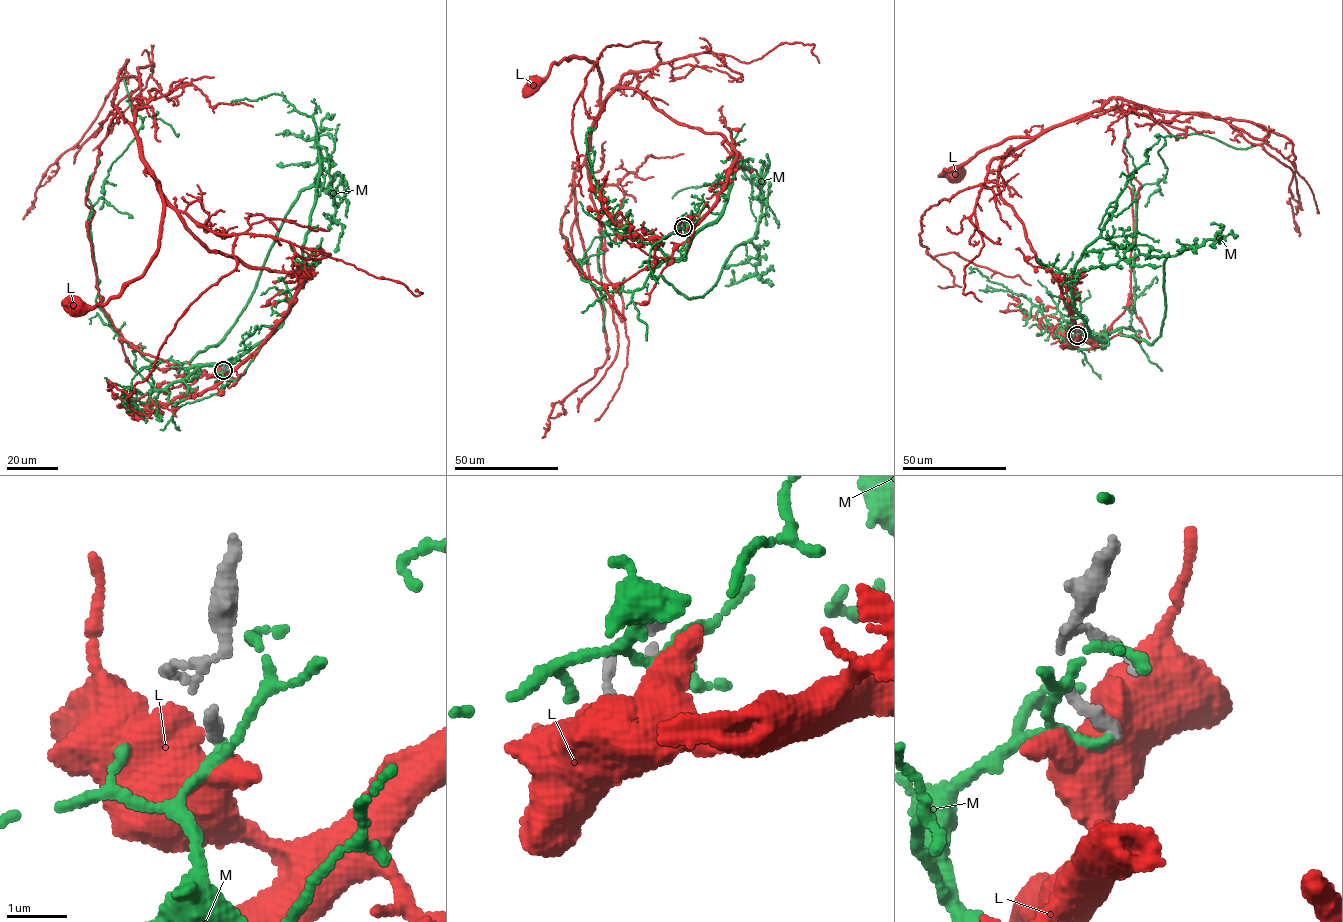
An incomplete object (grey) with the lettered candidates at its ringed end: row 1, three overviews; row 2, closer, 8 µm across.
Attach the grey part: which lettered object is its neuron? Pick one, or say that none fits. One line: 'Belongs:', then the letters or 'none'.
Belongs: none

